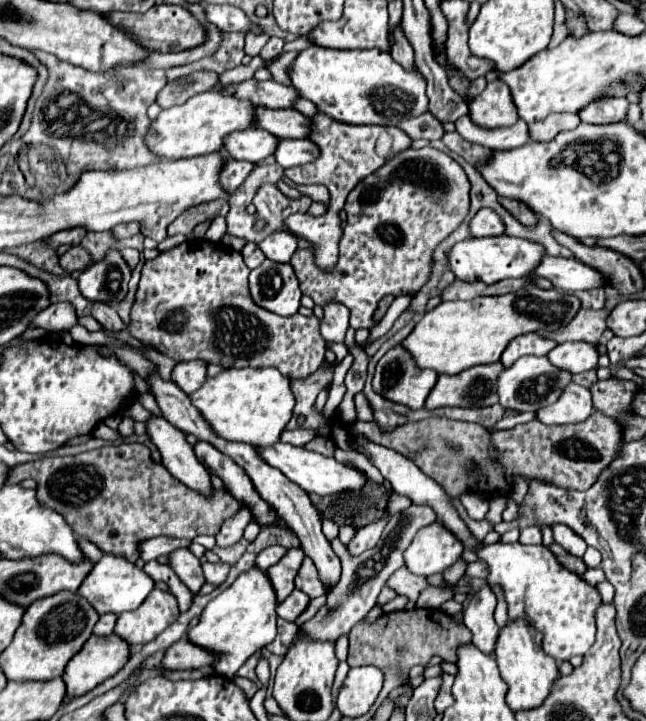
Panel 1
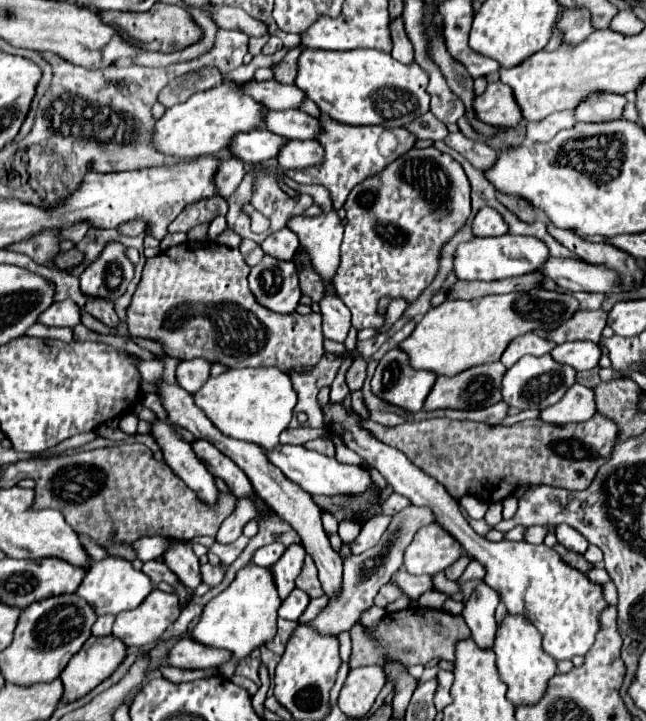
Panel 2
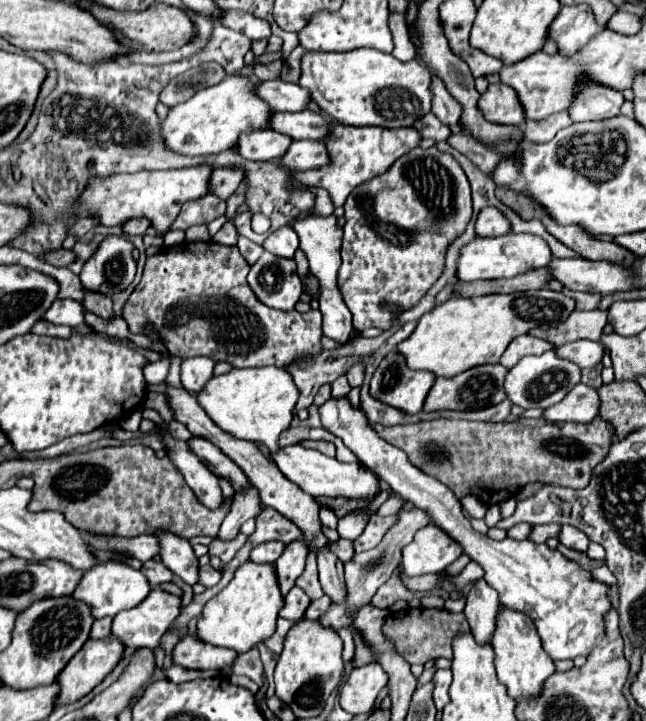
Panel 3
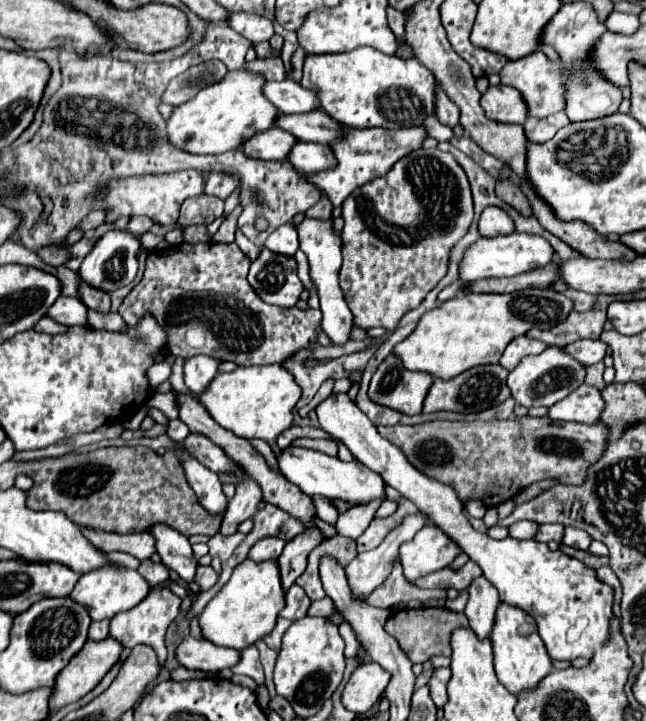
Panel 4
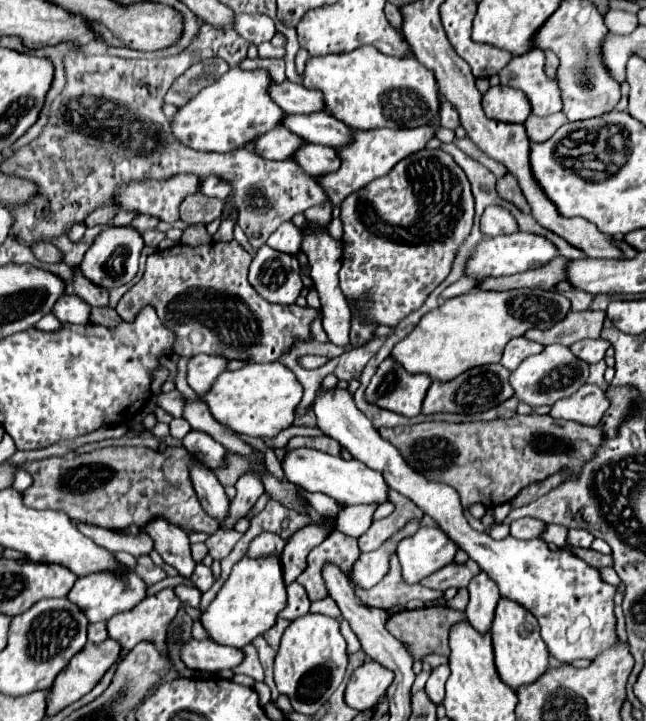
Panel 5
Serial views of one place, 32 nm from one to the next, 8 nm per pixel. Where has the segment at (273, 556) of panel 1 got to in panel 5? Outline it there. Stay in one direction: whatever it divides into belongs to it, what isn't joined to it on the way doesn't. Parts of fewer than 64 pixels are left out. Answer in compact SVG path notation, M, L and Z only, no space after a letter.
M260 534L248 550L250 558L268 558L268 556L280 556L284 548L284 540L278 538L276 534Z

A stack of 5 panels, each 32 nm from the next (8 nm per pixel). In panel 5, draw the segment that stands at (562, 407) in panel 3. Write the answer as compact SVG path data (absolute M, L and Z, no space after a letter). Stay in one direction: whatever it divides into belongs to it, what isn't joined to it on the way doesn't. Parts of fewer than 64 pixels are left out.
M586 384L578 388L572 396L558 400L550 408L550 416L556 420L560 418L560 420L572 420L572 422L596 426L602 420L608 404L610 404L608 398L598 386Z

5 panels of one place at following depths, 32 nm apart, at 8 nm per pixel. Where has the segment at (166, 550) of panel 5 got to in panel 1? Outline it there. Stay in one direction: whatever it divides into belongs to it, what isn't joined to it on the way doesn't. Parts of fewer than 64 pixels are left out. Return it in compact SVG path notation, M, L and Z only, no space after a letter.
M188 548L172 552L170 554L170 566L180 576L180 580L190 588L192 594L200 592L202 584L206 582L204 580L204 572L202 572L200 560L194 554L190 554Z

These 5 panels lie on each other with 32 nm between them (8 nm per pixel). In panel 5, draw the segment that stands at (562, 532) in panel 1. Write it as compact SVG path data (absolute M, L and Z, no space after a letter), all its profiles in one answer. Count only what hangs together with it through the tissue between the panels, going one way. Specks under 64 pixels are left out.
M574 528L568 530L568 538L566 538L566 542L570 546L580 546L580 548L588 548L592 544L592 540L594 540L592 534L588 534L586 530L574 530Z

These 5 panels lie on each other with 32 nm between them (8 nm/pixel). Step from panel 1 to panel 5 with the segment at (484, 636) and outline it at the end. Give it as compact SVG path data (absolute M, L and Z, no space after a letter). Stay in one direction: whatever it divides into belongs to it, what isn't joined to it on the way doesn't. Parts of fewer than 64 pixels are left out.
M480 572L478 576L472 578L468 592L470 592L470 602L464 610L468 616L468 622L480 634L486 634L492 626L494 610L496 610L496 604L500 600L498 586L494 586L494 582L490 582L490 578L486 578L486 574Z

